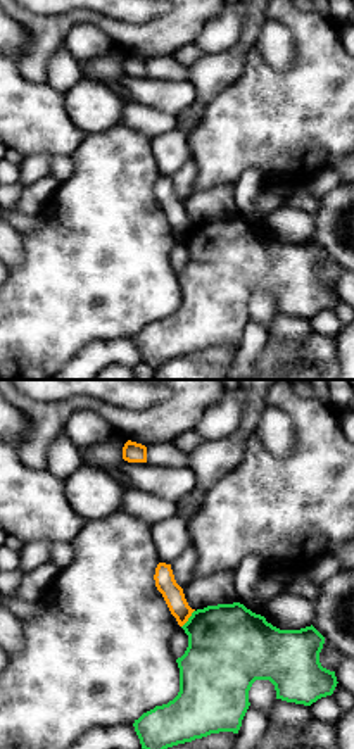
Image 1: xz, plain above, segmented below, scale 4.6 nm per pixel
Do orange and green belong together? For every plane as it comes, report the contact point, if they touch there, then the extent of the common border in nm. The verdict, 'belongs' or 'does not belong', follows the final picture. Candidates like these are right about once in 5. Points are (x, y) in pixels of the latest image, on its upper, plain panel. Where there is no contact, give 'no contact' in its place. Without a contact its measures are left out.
(189, 230) | 110 nm

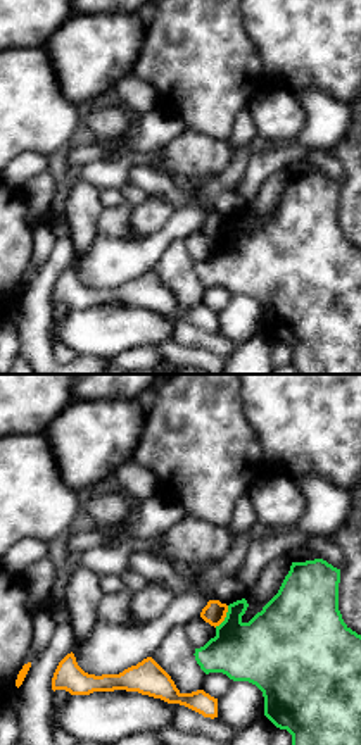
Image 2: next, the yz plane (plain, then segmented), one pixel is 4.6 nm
(225, 230) | 120 nm

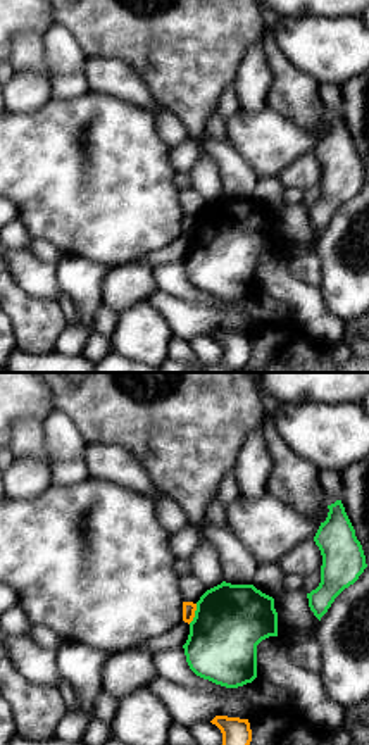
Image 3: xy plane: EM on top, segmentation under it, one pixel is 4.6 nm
(193, 228) | 100 nm

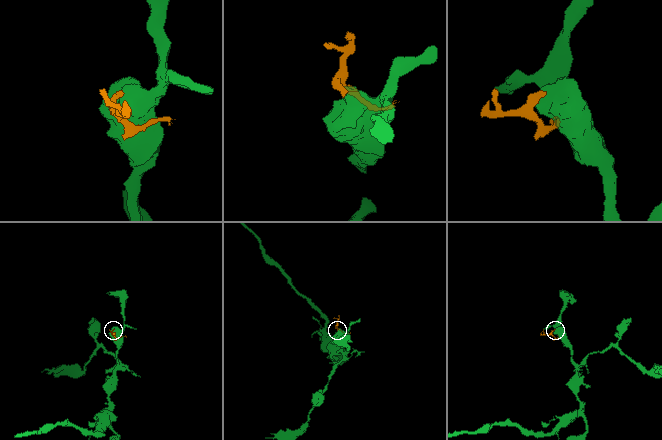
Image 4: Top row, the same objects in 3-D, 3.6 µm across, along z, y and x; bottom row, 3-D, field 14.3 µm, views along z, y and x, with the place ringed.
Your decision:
does not belong

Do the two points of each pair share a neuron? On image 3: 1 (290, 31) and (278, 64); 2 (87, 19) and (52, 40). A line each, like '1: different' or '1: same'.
1: different
2: different

